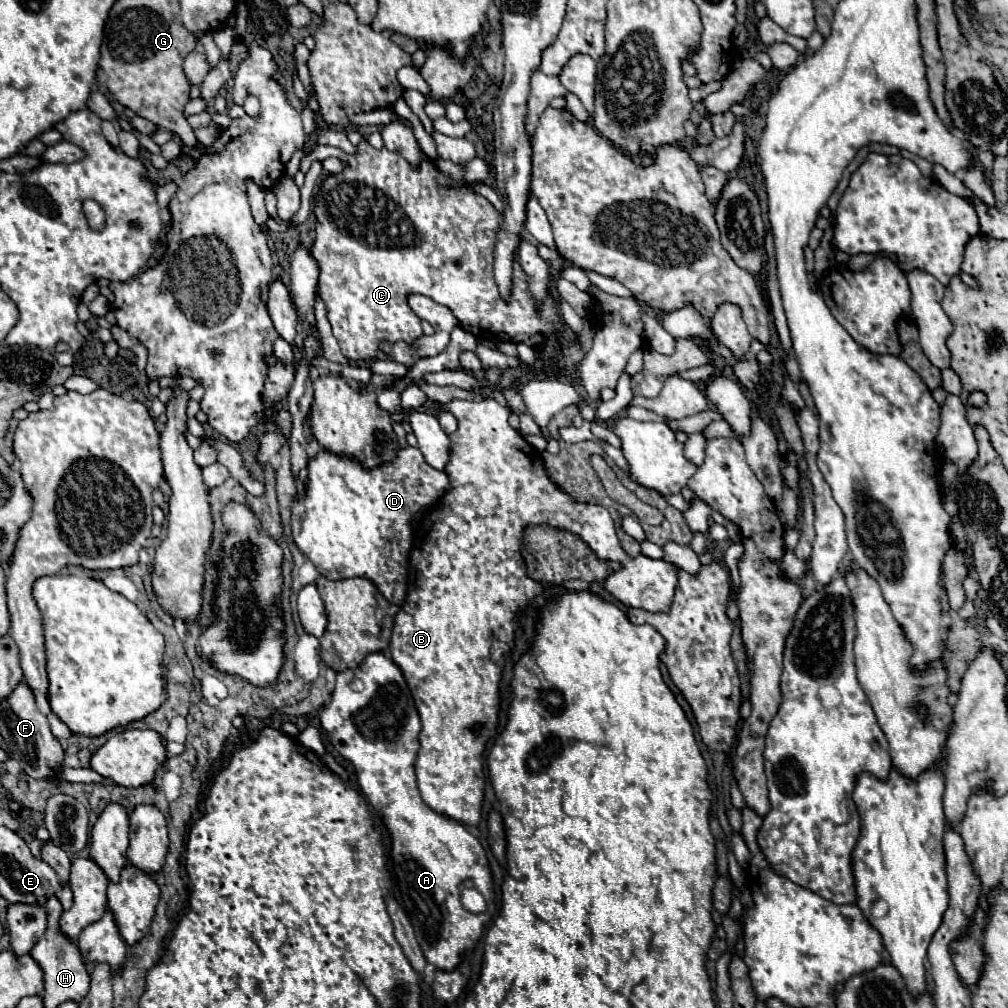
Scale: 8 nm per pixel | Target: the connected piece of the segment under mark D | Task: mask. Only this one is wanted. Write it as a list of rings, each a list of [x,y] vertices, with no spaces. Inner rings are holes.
[[[407,446],[407,448],[399,448],[395,452],[395,458],[387,464],[379,464],[375,468],[363,468],[363,464],[359,464],[355,458],[349,456],[341,456],[341,454],[333,454],[329,450],[321,450],[315,458],[309,460],[307,464],[307,488],[303,492],[299,492],[291,504],[291,532],[293,532],[293,540],[299,546],[299,550],[317,566],[319,574],[323,574],[329,580],[341,580],[341,578],[351,578],[351,576],[361,576],[361,578],[369,578],[377,584],[379,592],[393,604],[403,604],[405,600],[405,592],[407,592],[407,564],[409,564],[409,552],[411,552],[411,544],[413,544],[413,518],[419,510],[423,510],[425,506],[435,504],[443,492],[449,488],[449,478],[445,472],[439,472],[435,468],[431,468],[425,460],[423,454],[419,452],[419,448]]]

